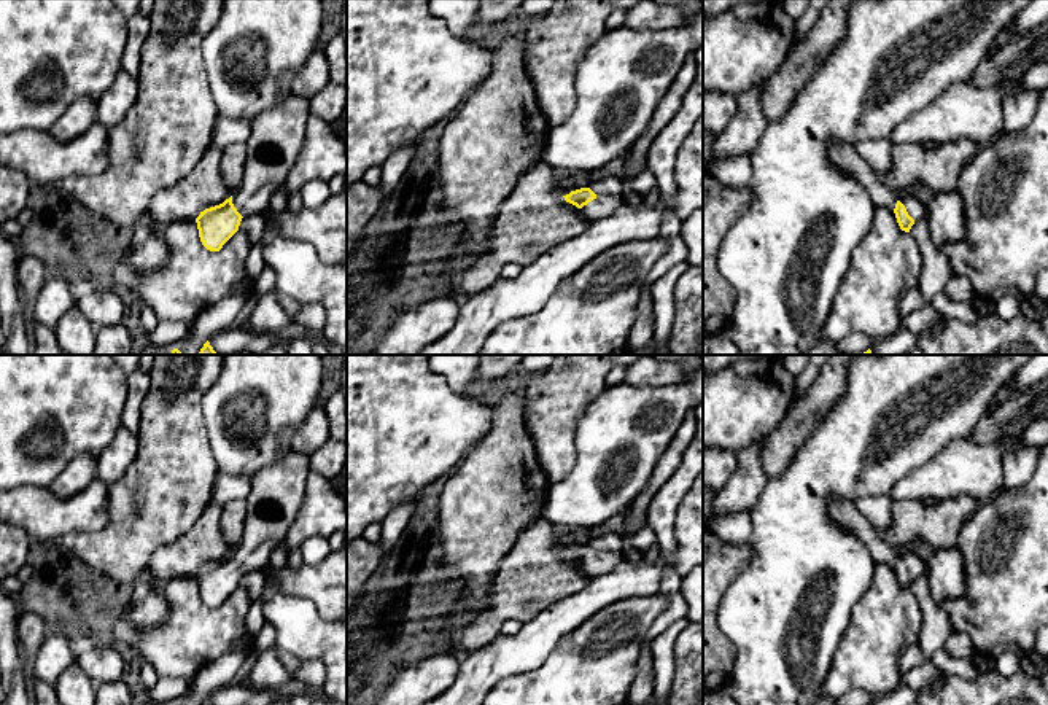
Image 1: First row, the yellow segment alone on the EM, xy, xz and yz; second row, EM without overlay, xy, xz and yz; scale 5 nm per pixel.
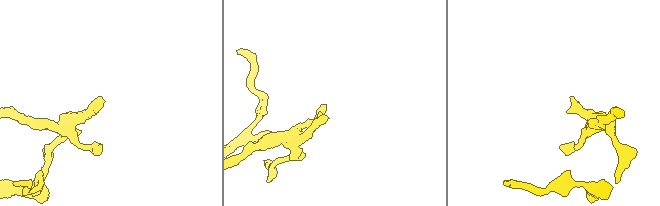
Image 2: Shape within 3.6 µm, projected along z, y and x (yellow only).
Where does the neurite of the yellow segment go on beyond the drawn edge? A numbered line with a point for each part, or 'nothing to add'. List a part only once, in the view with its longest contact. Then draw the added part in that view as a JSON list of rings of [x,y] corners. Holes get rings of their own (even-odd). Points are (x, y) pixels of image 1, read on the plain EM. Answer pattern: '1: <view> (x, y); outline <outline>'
1: yz (913, 559); outline [[[911,546],[897,551],[897,557],[900,557],[905,562],[908,571],[914,578],[921,576],[926,571],[924,555]]]

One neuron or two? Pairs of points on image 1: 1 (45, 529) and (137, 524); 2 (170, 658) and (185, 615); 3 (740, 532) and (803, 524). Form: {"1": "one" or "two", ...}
{"1": "two", "2": "one", "3": "two"}

